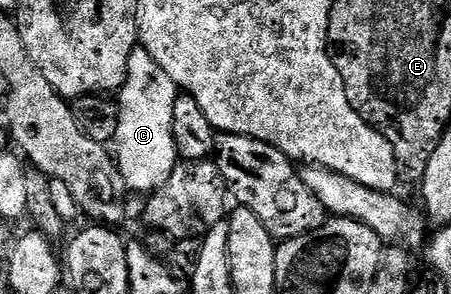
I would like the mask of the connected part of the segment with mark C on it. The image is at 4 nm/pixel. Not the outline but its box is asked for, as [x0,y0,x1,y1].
[114,47,178,195]

